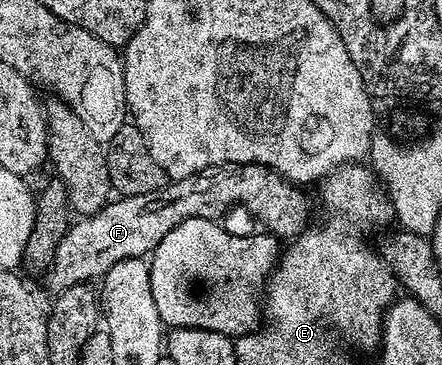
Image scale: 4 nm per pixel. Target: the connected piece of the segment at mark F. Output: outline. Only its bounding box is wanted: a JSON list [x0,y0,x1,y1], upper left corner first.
[49,163,311,289]

